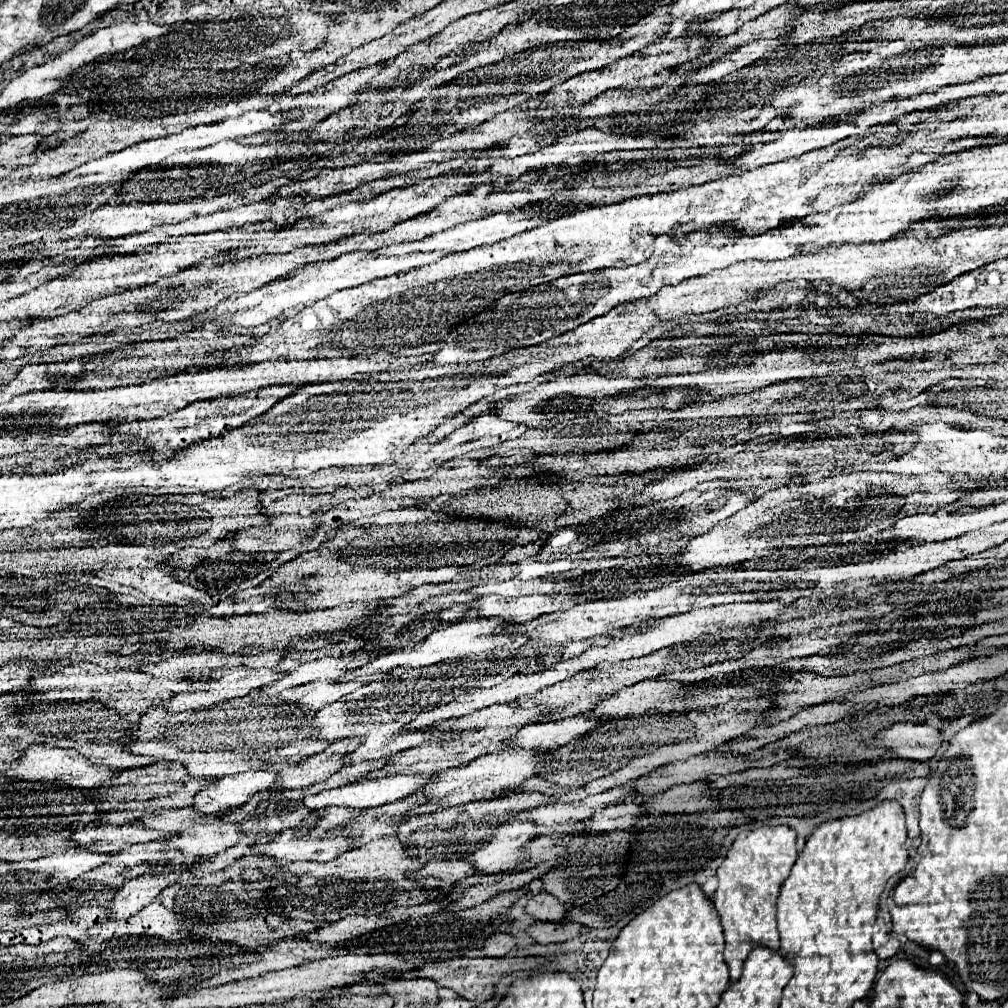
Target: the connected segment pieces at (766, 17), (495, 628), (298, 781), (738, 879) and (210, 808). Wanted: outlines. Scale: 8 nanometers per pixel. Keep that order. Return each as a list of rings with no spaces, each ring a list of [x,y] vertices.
[[[785,3],[743,25],[737,32],[712,42],[713,47],[740,47],[761,38],[777,38],[792,29],[793,18],[785,14]]]
[[[481,618],[481,620],[469,620],[469,622],[459,622],[453,626],[439,628],[429,638],[425,638],[417,648],[413,648],[411,658],[415,658],[415,664],[409,668],[421,668],[421,666],[443,662],[443,660],[461,660],[467,656],[477,656],[477,654],[489,652],[489,650],[499,648],[509,642],[525,644],[529,638],[523,634],[517,634],[515,628],[517,628],[517,622],[509,622],[509,620],[501,620],[501,618]]]
[[[345,738],[345,740],[339,740],[339,742],[331,744],[325,752],[307,758],[299,766],[275,764],[273,770],[281,772],[279,774],[281,776],[279,784],[275,784],[275,788],[295,790],[295,788],[307,788],[311,784],[327,780],[329,776],[333,776],[335,772],[339,772],[345,766],[343,758],[347,754],[351,754],[353,750],[357,750],[359,744],[361,744],[359,738]]]
[[[763,826],[741,832],[717,870],[719,888],[715,892],[715,910],[725,934],[725,962],[729,966],[731,982],[741,976],[743,962],[753,948],[765,946],[773,952],[779,950],[779,932],[775,922],[777,896],[793,862],[797,860],[795,840],[795,830],[789,826]]]
[[[243,772],[235,776],[217,778],[209,788],[195,796],[195,806],[205,814],[225,814],[245,804],[253,794],[271,790],[277,780],[277,772]]]

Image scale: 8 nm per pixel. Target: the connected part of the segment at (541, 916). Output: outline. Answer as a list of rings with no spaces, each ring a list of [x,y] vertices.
[[[539,892],[535,894],[529,904],[527,904],[527,914],[531,914],[533,918],[541,920],[541,922],[561,922],[565,920],[569,908],[557,900],[555,896],[551,896],[549,892]]]

